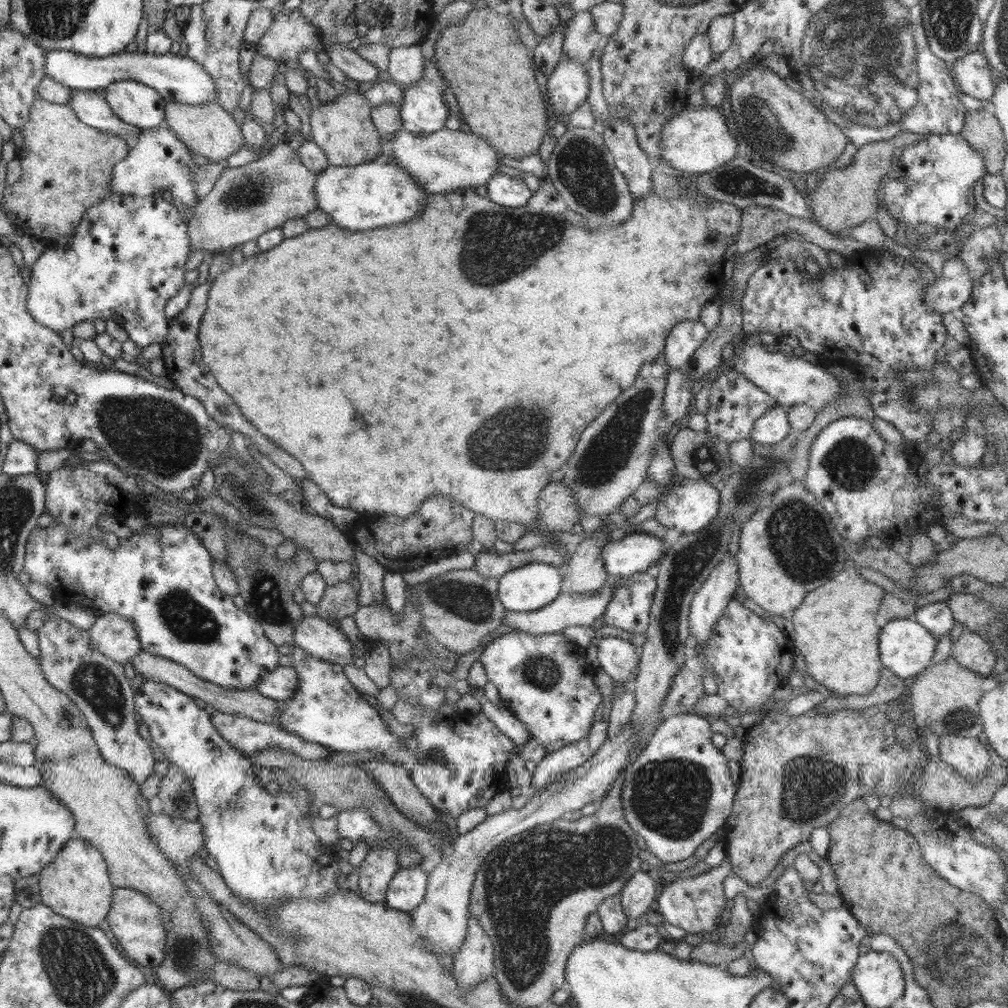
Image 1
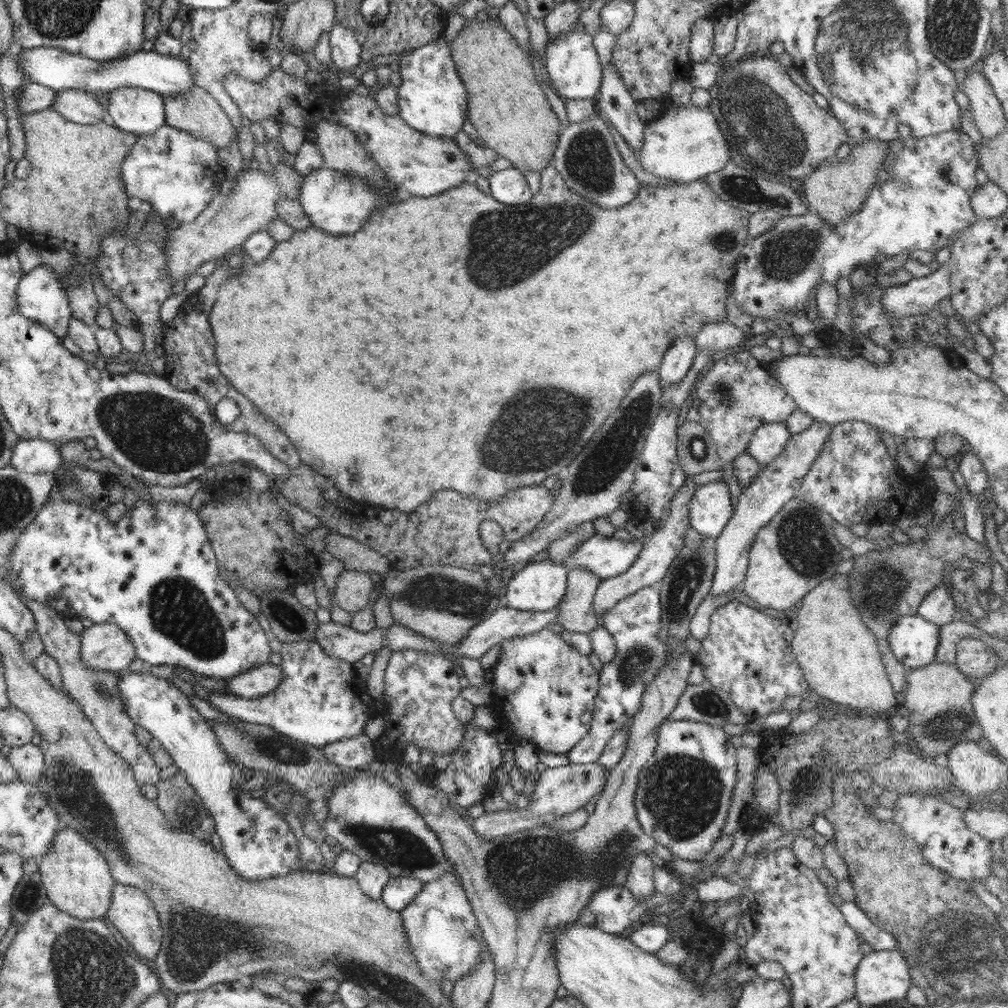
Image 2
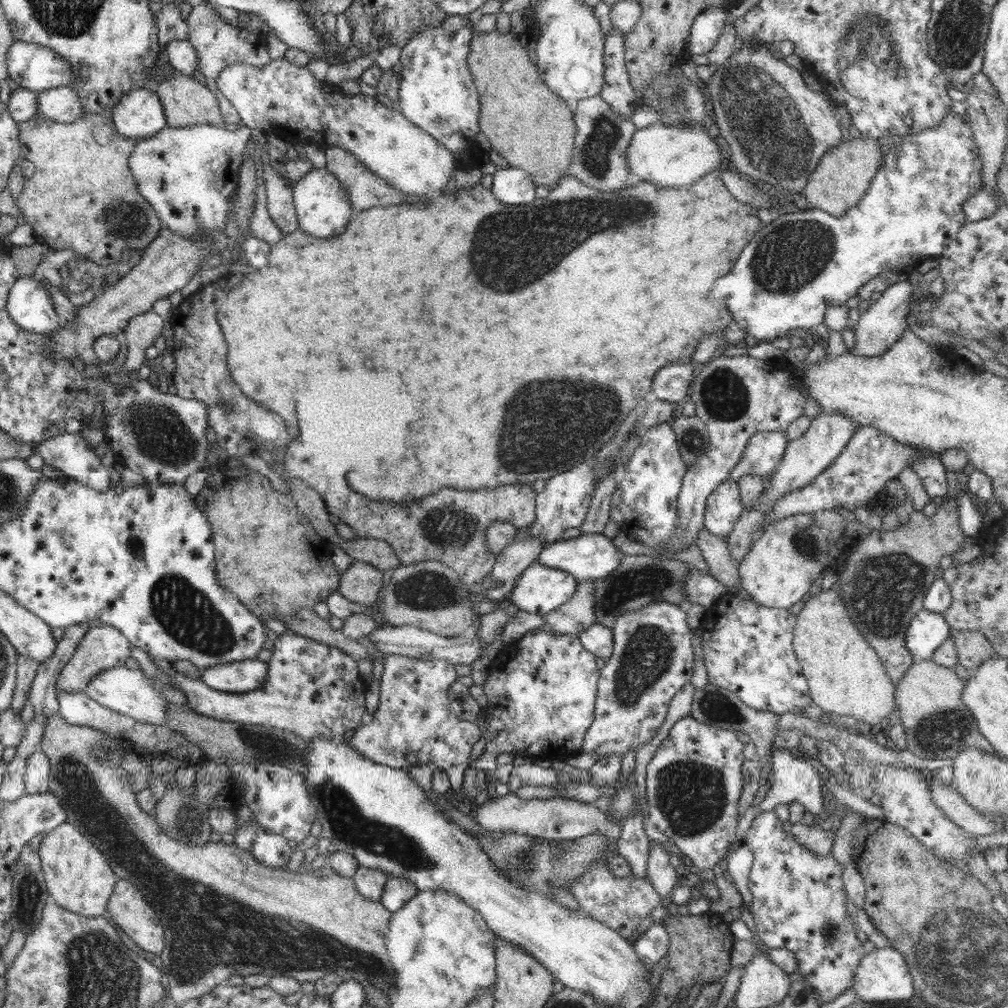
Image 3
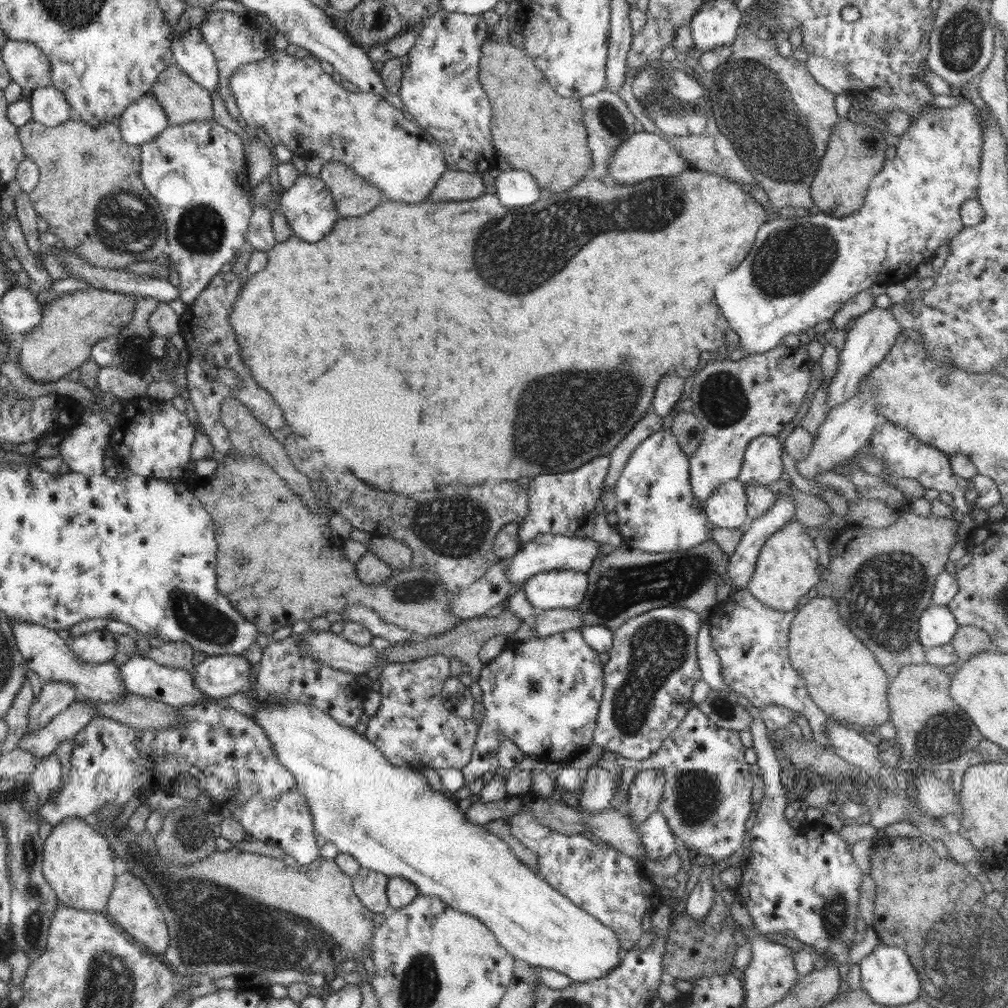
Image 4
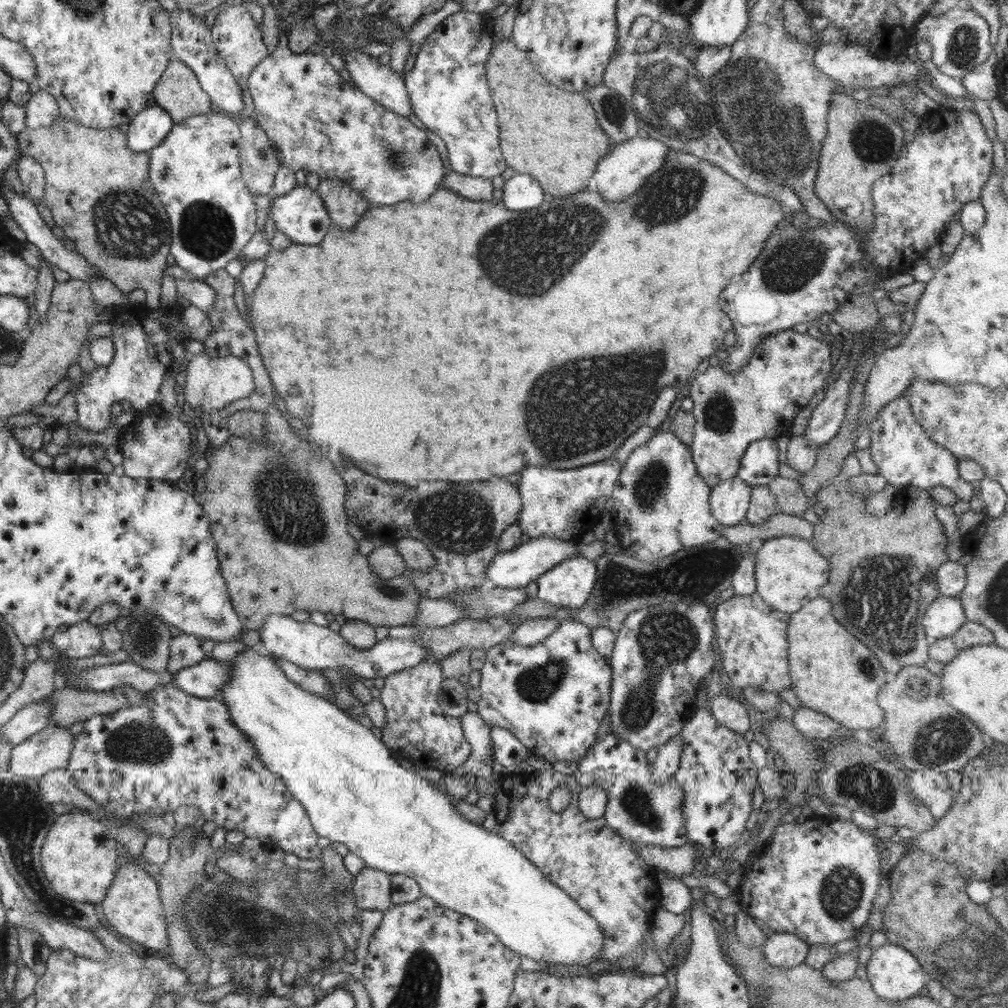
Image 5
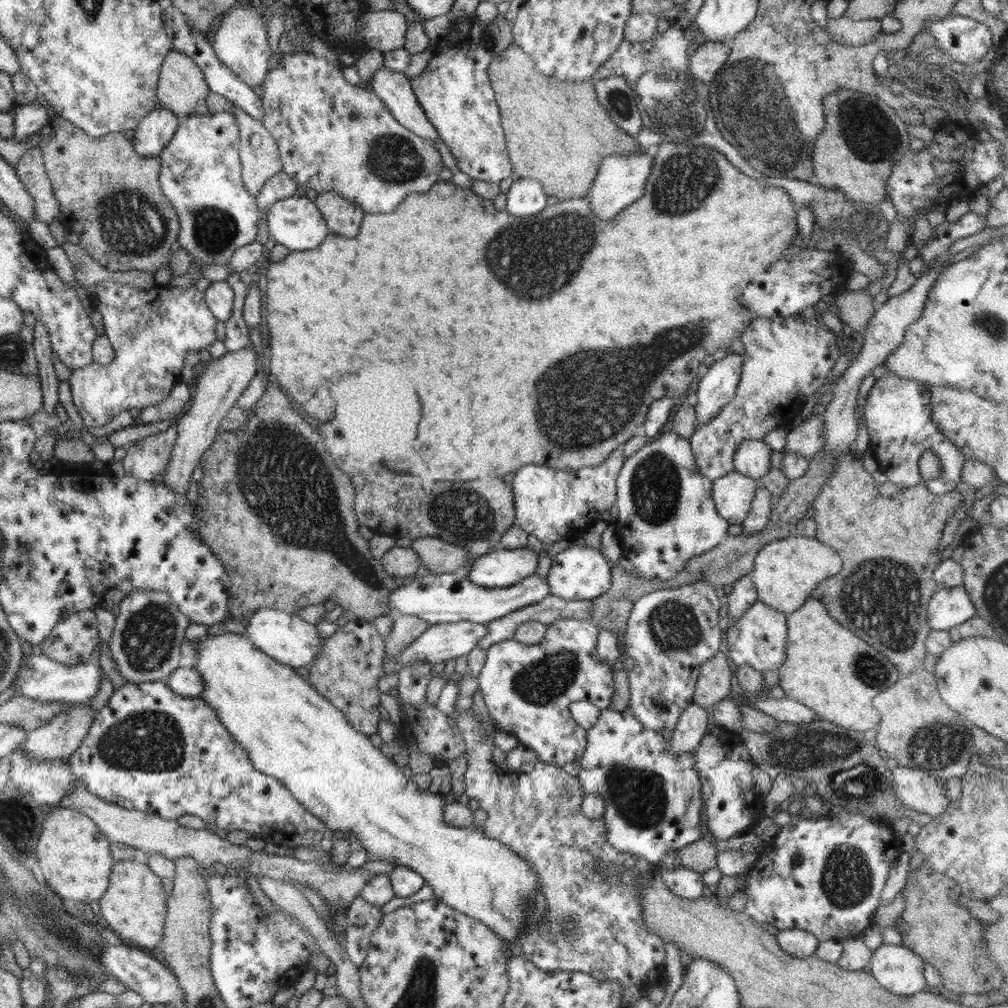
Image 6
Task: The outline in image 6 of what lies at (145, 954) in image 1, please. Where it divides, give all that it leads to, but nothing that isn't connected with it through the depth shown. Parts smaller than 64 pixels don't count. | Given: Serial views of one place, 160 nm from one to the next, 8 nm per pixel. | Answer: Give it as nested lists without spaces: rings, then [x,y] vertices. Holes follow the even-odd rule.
[[[130,859],[114,862],[108,888],[95,904],[100,904],[100,916],[116,934],[132,940],[138,946],[156,948],[158,942],[163,939],[167,895],[168,892],[162,886],[159,876],[146,864]]]

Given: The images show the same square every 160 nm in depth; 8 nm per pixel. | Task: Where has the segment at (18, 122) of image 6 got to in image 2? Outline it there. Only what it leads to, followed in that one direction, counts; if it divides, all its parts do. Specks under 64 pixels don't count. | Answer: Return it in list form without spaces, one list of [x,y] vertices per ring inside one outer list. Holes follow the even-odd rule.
[[[70,88],[57,91],[52,109],[69,122],[98,125],[100,121],[107,120],[107,114],[96,99],[93,93]]]

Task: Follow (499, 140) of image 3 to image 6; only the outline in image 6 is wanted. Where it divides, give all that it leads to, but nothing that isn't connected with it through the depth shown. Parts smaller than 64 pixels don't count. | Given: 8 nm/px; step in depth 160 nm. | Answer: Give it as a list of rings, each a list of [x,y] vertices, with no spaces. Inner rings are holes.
[[[515,44],[508,47],[506,50],[501,51],[499,54],[493,54],[492,60],[487,68],[487,73],[492,85],[492,88],[495,92],[495,99],[498,105],[499,112],[502,112],[501,116],[501,126],[504,131],[504,135],[506,138],[506,145],[508,154],[510,157],[510,162],[513,168],[513,172],[518,175],[518,177],[522,178],[530,178],[534,179],[537,182],[540,182],[543,191],[547,194],[547,196],[556,196],[560,201],[582,198],[588,196],[591,186],[596,179],[598,174],[599,166],[601,160],[604,157],[612,156],[612,155],[633,155],[640,151],[640,144],[637,142],[637,138],[630,137],[628,132],[622,131],[618,127],[618,125],[614,124],[614,121],[610,119],[610,114],[606,113],[606,109],[602,107],[602,105],[598,102],[596,91],[593,85],[594,79],[591,80],[580,80],[576,82],[576,84],[566,84],[567,81],[556,82],[557,79],[554,77],[544,76],[535,65],[534,60],[529,54],[526,54],[520,47]]]

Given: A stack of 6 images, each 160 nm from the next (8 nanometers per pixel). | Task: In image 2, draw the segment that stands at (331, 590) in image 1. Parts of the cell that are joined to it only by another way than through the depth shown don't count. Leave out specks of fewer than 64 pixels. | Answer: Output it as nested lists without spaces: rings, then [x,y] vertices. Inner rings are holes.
[[[344,569],[338,577],[334,590],[336,604],[344,611],[355,613],[366,609],[370,596],[374,595],[376,583],[366,571]]]

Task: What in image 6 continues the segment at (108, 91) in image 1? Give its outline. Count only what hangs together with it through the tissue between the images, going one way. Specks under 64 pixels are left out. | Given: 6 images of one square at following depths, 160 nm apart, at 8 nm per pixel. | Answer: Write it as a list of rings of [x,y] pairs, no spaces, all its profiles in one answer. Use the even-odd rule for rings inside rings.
[[[157,108],[140,120],[134,129],[133,146],[139,156],[156,157],[174,138],[181,117],[170,110]]]

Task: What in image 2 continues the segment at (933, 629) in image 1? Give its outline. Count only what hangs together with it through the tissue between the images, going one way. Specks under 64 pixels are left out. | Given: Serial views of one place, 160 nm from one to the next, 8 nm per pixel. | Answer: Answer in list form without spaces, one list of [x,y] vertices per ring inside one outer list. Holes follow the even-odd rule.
[[[941,582],[936,589],[926,594],[917,614],[922,619],[938,625],[939,628],[957,619],[955,603],[948,593],[947,586]]]

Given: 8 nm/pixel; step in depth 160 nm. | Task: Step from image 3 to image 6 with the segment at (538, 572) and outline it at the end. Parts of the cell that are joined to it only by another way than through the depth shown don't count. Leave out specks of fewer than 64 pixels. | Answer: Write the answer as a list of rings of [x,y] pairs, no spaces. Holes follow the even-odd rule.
[[[581,541],[572,542],[564,551],[551,560],[550,572],[545,578],[550,594],[563,600],[592,600],[608,592],[611,583],[611,565],[598,548],[592,548]]]

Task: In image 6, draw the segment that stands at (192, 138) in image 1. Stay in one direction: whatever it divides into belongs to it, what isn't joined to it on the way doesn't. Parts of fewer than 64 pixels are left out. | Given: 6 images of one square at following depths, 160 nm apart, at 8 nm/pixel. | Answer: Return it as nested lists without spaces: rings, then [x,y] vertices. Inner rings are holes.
[[[171,50],[160,70],[156,89],[158,107],[170,110],[181,120],[195,114],[198,102],[210,92],[201,68],[189,56]]]

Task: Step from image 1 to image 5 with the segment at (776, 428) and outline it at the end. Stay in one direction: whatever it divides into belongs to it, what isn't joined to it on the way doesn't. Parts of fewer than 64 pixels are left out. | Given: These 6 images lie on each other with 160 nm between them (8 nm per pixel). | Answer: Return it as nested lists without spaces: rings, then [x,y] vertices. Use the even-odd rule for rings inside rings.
[[[773,438],[752,441],[744,451],[736,477],[746,484],[767,486],[779,474],[777,442]]]

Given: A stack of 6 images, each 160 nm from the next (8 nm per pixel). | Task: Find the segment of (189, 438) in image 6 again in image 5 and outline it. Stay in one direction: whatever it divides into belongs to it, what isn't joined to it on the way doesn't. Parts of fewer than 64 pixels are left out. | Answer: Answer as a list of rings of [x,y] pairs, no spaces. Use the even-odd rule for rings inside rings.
[[[205,353],[196,354],[189,362],[184,363],[180,386],[185,400],[197,414],[195,419],[199,419],[200,422],[202,415],[222,412],[227,404],[248,398],[255,388],[252,371],[245,360],[232,354],[208,356]]]

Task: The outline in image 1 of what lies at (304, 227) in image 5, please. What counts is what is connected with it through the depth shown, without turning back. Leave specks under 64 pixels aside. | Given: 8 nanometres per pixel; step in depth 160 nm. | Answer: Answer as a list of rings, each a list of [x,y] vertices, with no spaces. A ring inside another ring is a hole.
[[[388,152],[380,153],[369,163],[347,167],[329,164],[315,179],[317,208],[323,210],[332,223],[348,230],[408,222],[425,209],[428,194],[400,167]]]

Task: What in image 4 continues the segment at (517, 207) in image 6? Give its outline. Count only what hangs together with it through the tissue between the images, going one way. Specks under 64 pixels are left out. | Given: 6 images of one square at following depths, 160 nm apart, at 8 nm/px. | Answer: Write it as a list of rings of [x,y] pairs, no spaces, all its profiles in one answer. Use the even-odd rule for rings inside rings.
[[[513,169],[500,172],[495,182],[495,195],[504,206],[526,206],[540,198],[541,188],[529,173]]]

